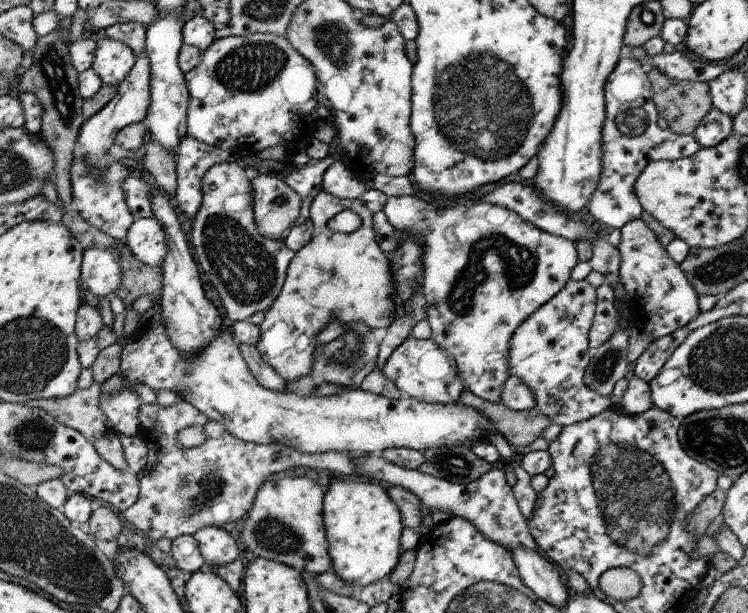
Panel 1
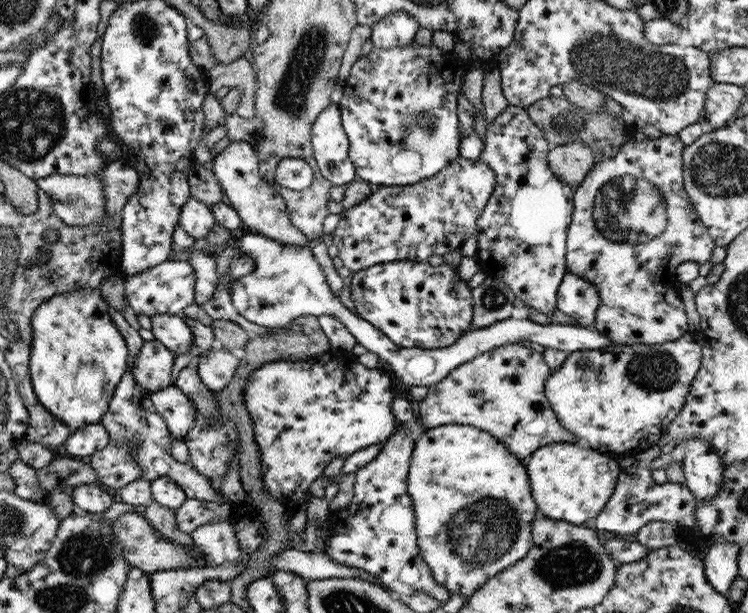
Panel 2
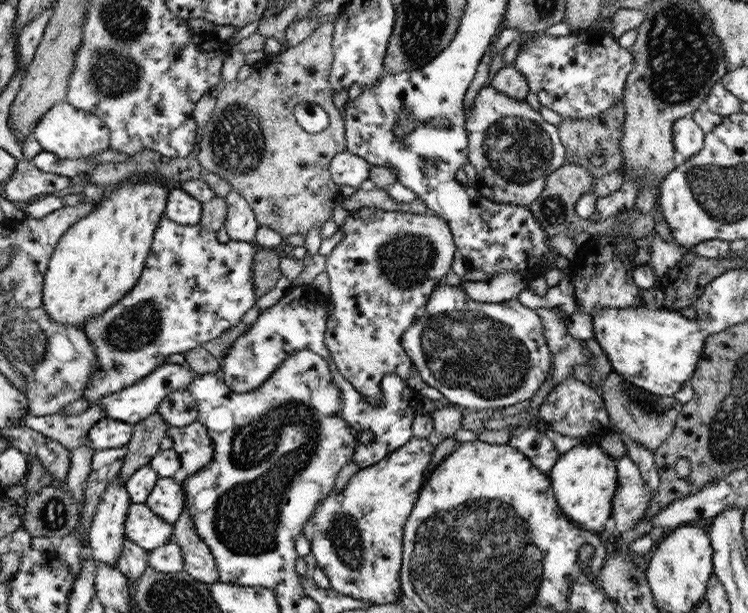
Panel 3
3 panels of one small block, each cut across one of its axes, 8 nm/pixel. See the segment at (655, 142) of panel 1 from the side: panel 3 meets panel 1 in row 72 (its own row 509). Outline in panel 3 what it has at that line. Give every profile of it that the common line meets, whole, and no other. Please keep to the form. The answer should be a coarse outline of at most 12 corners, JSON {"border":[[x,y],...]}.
{"border":[[629,456],[616,459],[611,517],[620,533],[647,514],[651,490]]}

